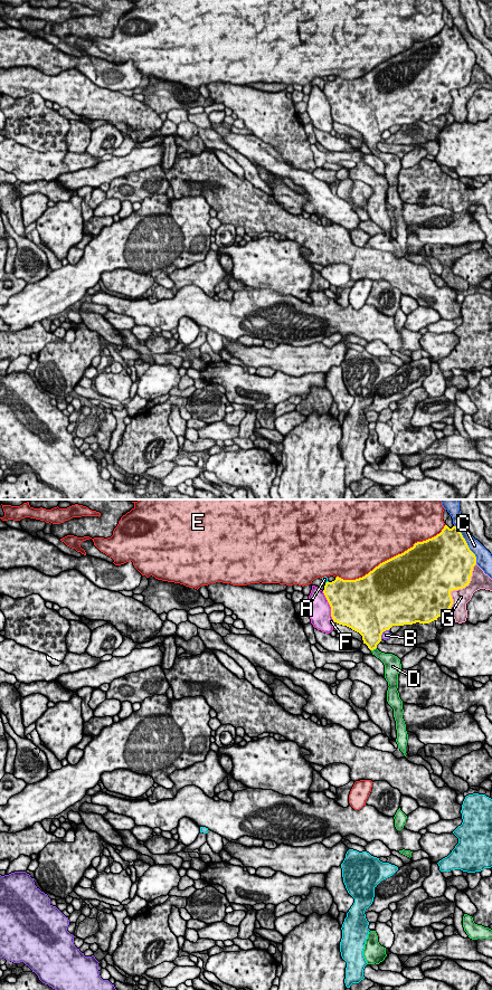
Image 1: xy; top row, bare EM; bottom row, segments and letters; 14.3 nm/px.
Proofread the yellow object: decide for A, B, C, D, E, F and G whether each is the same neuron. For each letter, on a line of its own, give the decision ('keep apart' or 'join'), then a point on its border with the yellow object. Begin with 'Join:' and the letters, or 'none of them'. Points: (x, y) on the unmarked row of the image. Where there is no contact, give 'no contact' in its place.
Join: D
A: keep apart; contact xy (327, 82)
B: keep apart; contact xy (382, 131)
C: keep apart; contact xy (466, 44)
D: join; contact xy (374, 148)
E: keep apart; contact xy (391, 57)
F: keep apart; contact xy (330, 105)
G: keep apart; contact xy (460, 87)

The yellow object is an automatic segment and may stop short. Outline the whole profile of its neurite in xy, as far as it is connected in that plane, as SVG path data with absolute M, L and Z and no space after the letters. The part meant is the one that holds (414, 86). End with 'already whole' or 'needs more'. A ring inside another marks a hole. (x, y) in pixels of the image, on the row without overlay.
M445 25L436 36L415 42L413 47L380 63L365 76L356 79L337 76L324 85L323 93L331 106L333 121L359 132L363 143L385 164L385 178L389 185L387 201L394 208L396 241L405 256L408 234L403 218L403 200L397 190L401 163L397 155L379 151L377 144L381 141L382 132L392 125L429 123L448 113L453 104L451 92L469 85L475 64L476 56L458 28Z; needs more

